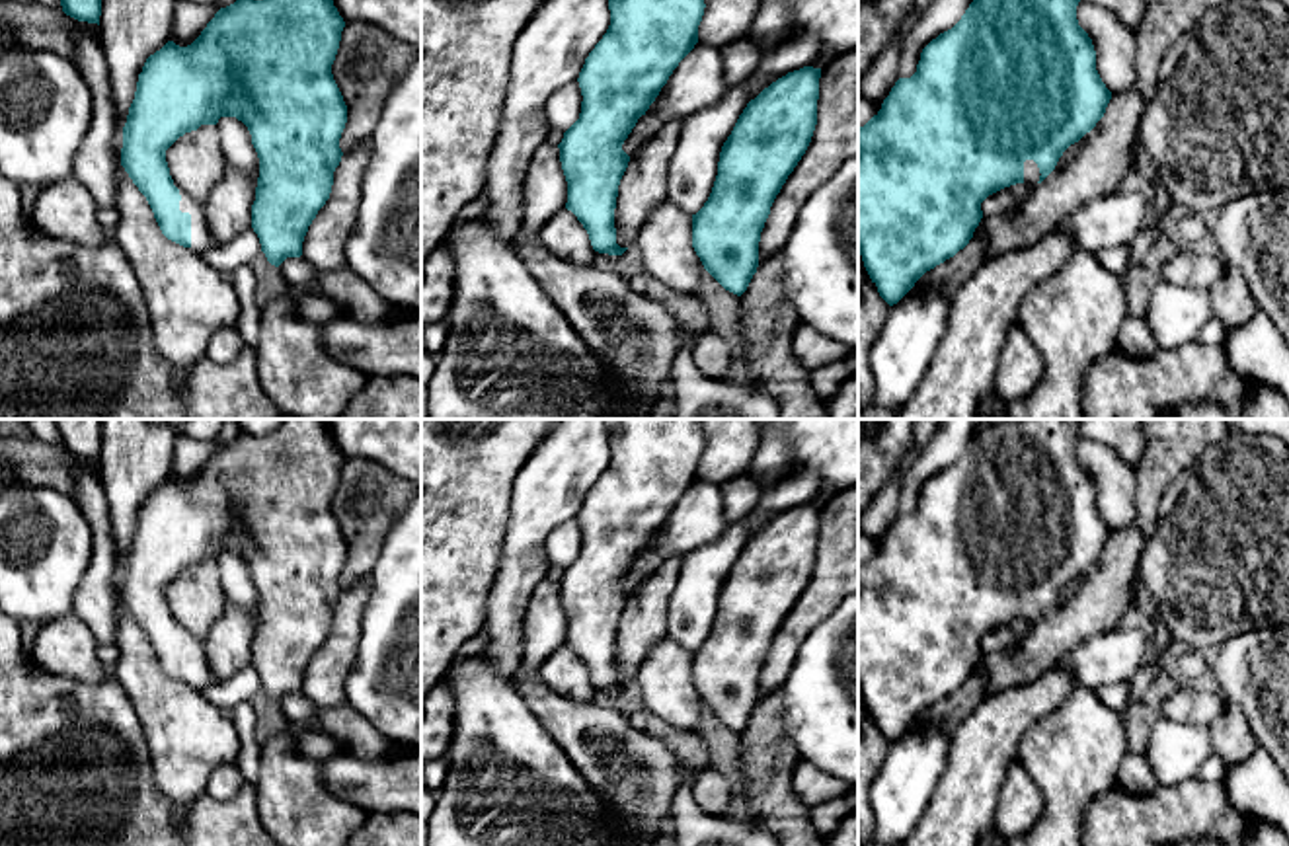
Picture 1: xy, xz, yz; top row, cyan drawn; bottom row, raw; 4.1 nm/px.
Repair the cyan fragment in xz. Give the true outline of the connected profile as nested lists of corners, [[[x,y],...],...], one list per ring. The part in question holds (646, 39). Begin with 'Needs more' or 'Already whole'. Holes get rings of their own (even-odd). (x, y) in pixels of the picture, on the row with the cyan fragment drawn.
Already whole. [[[608,0],[610,25],[585,58],[577,78],[583,96],[579,119],[564,133],[564,138],[558,144],[562,170],[567,181],[566,209],[583,224],[593,250],[599,253],[622,255],[628,250],[616,244],[614,228],[618,185],[630,162],[622,144],[638,119],[645,115],[649,105],[655,101],[679,62],[698,43],[698,25],[702,21],[704,8],[704,0]]]

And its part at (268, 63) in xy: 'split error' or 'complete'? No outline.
split error

